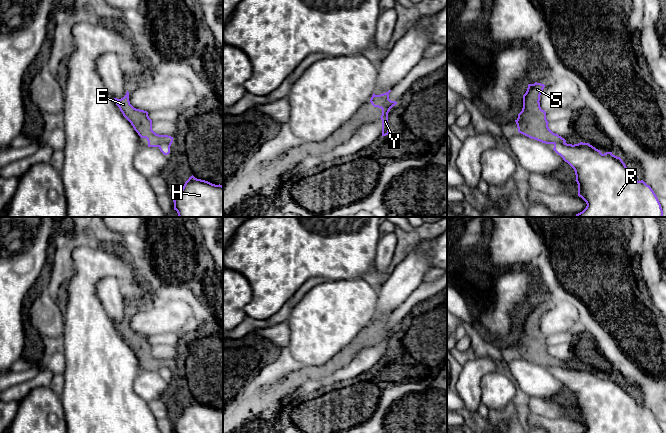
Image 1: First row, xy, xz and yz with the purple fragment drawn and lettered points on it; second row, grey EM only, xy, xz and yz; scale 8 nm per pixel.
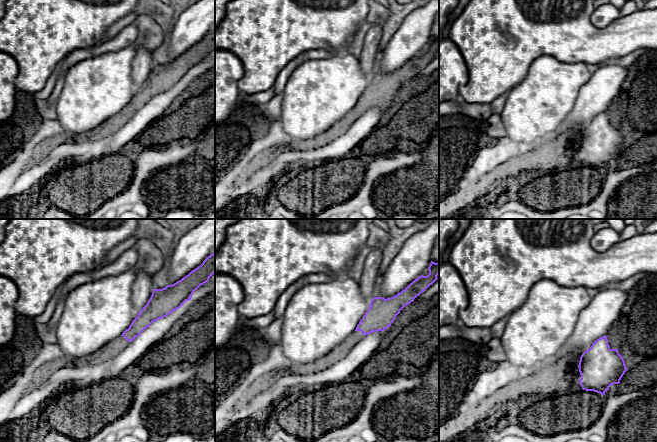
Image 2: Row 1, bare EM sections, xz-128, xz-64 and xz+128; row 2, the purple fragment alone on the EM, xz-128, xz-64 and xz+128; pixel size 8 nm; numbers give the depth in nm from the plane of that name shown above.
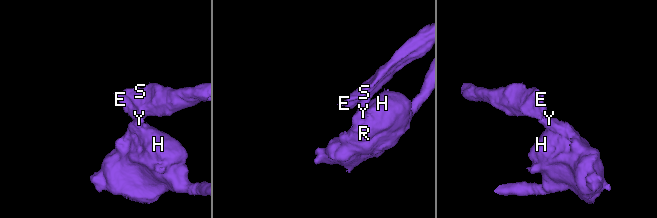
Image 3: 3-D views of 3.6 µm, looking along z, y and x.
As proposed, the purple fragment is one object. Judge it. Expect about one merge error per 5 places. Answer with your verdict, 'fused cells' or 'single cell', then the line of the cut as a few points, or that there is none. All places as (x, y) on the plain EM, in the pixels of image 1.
single cell; cut none

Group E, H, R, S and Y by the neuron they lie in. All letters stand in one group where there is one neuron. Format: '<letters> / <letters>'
E H R S Y

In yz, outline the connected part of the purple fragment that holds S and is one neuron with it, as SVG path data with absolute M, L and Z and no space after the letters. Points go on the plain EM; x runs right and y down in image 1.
M528 308L523 319L523 332L515 344L518 356L545 368L553 368L553 374L575 395L578 420L587 428L585 433L662 433L652 414L643 404L638 405L620 381L612 376L601 377L589 367L567 368L566 364L553 357L548 351L546 336L540 331L540 319L545 309Z

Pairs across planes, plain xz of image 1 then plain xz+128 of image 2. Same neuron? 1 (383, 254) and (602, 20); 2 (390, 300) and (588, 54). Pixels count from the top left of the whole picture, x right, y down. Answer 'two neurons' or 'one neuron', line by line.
1: one neuron
2: two neurons

